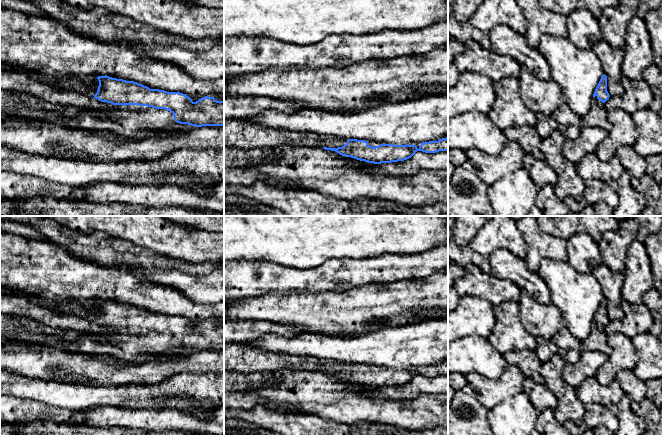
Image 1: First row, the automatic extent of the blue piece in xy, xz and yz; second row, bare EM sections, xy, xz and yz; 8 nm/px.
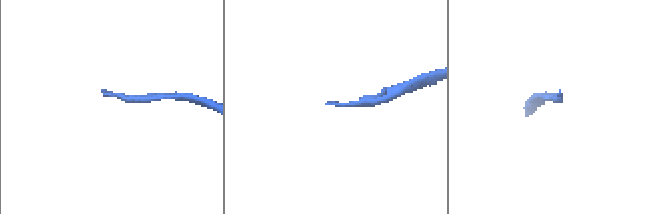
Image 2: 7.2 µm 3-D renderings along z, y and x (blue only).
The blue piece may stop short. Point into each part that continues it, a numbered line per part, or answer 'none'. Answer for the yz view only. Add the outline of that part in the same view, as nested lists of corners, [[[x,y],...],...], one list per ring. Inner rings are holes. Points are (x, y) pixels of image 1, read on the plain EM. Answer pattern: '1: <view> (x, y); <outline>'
1: yz (597, 341); [[[597,320],[593,321],[591,334],[587,339],[581,341],[581,351],[599,351],[609,356],[611,348],[607,342],[607,337],[604,327],[599,325]]]

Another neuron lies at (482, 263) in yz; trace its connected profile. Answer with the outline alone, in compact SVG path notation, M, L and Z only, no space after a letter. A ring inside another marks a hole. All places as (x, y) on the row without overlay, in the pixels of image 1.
M451 239L448 241L448 258L462 267L469 263L476 264L484 273L490 273L488 258L475 252L470 246L459 246Z

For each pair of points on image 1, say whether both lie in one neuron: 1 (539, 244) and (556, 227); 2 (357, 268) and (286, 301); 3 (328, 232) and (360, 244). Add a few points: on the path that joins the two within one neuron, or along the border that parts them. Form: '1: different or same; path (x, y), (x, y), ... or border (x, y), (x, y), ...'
1: different; border (538, 226), (544, 232), (558, 236), (565, 241)
2: different; border (325, 290), (309, 293), (279, 293)
3: same; path (336, 232), (348, 232), (352, 236)

